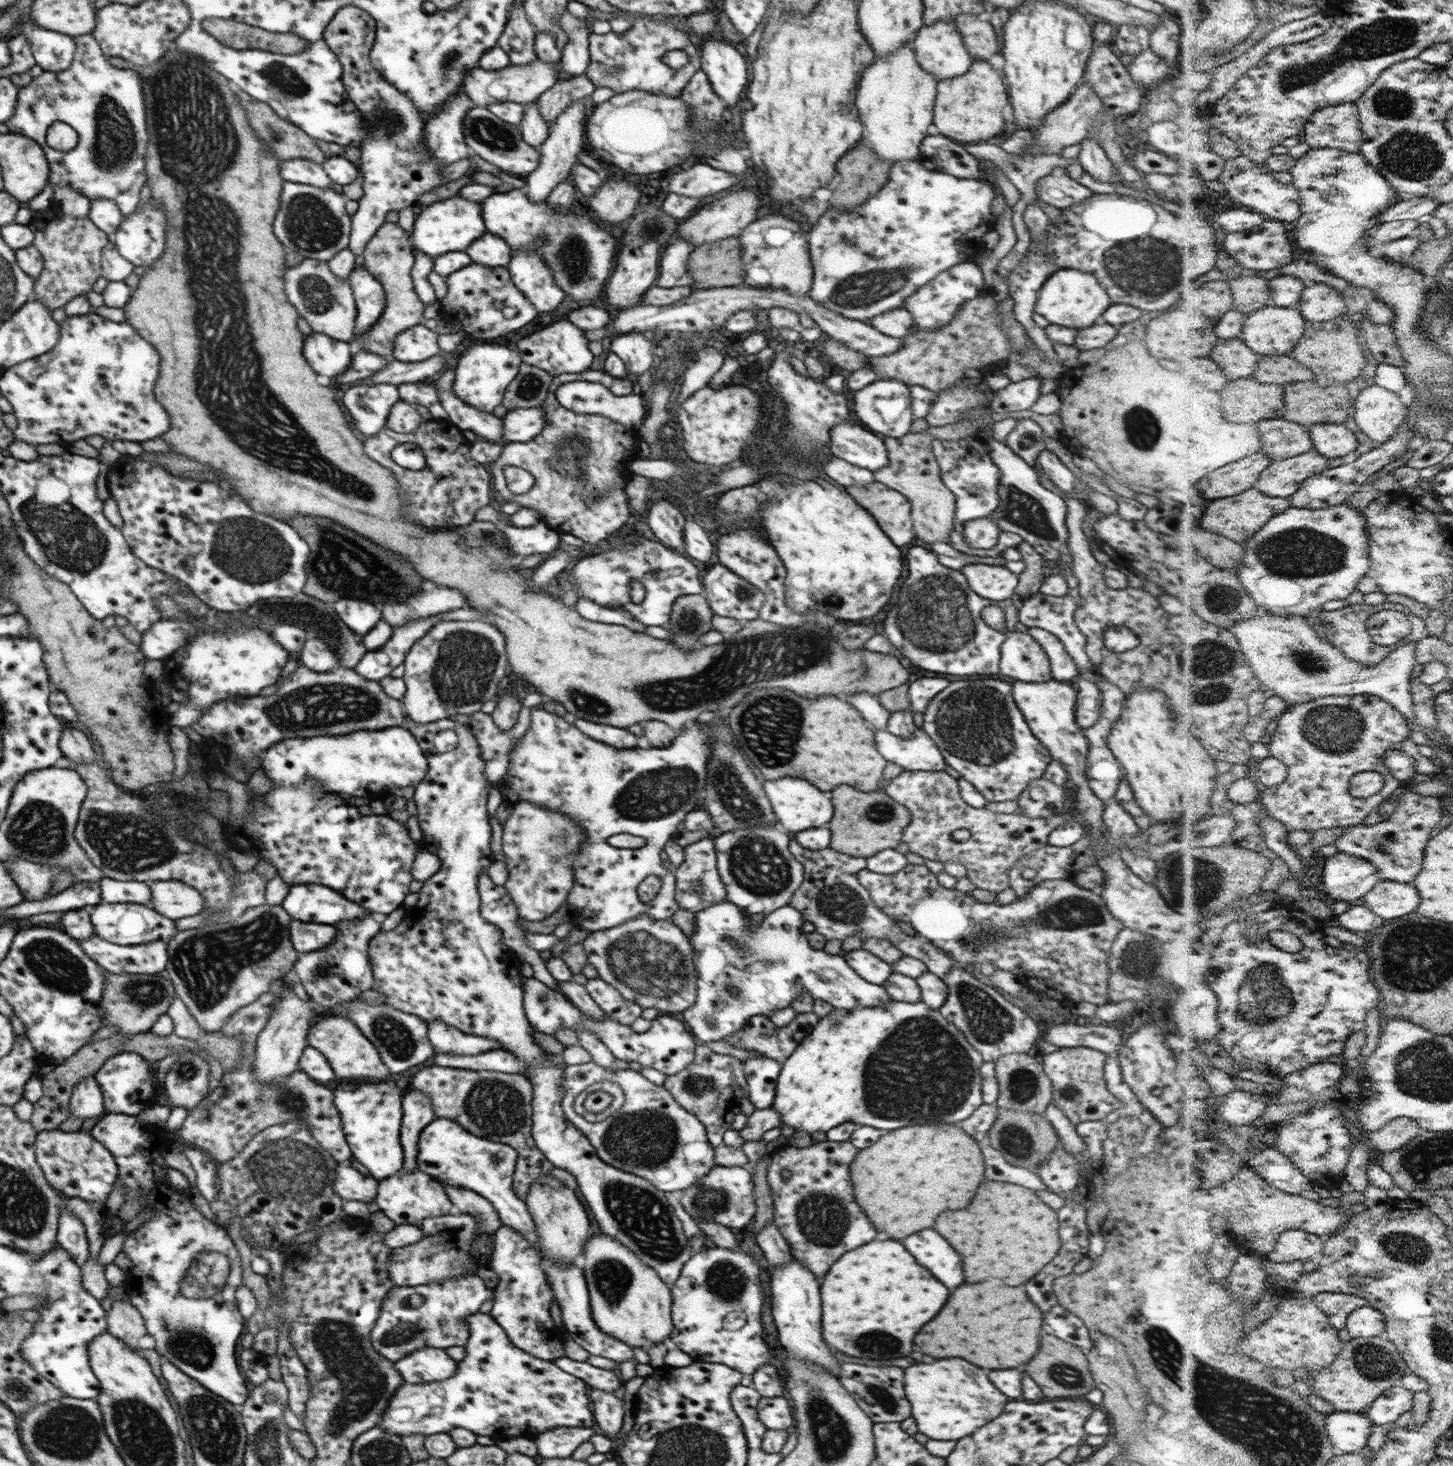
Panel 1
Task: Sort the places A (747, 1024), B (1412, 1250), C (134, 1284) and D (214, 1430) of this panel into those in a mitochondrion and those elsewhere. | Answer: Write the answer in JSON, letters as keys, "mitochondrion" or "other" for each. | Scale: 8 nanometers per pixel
{"A":"other","B":"mitochondrion","C":"other","D":"mitochondrion"}

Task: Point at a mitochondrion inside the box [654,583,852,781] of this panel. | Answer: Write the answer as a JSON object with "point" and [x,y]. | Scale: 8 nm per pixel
{"point":[769,725]}

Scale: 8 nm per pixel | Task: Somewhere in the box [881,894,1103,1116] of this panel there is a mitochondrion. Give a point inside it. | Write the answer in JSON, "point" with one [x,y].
{"point":[989,1022]}

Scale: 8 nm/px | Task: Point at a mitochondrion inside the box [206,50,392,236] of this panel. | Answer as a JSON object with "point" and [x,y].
{"point":[286,82]}

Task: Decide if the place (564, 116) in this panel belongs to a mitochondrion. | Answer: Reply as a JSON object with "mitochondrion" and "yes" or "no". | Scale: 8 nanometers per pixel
{"mitochondrion":"no"}

